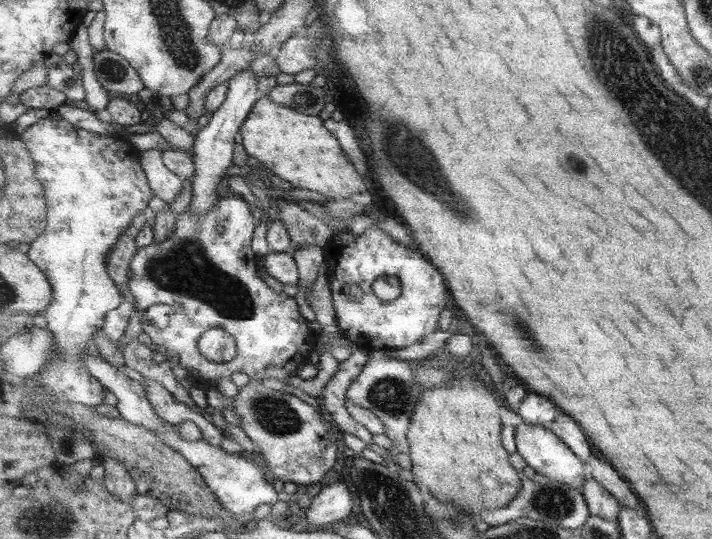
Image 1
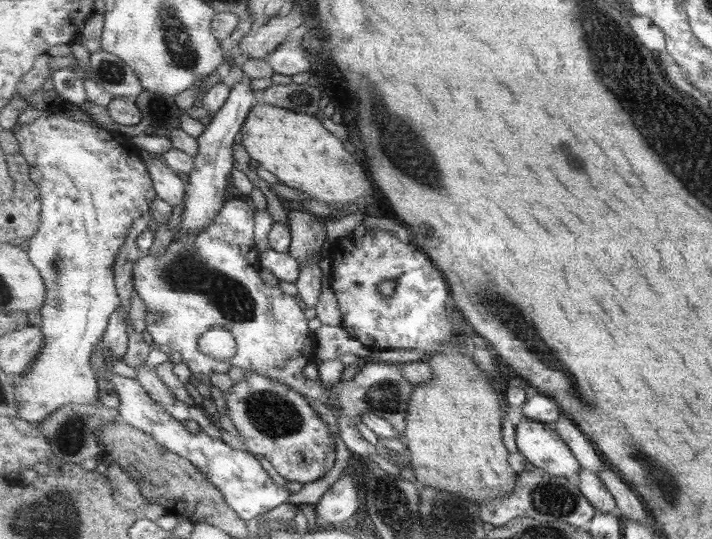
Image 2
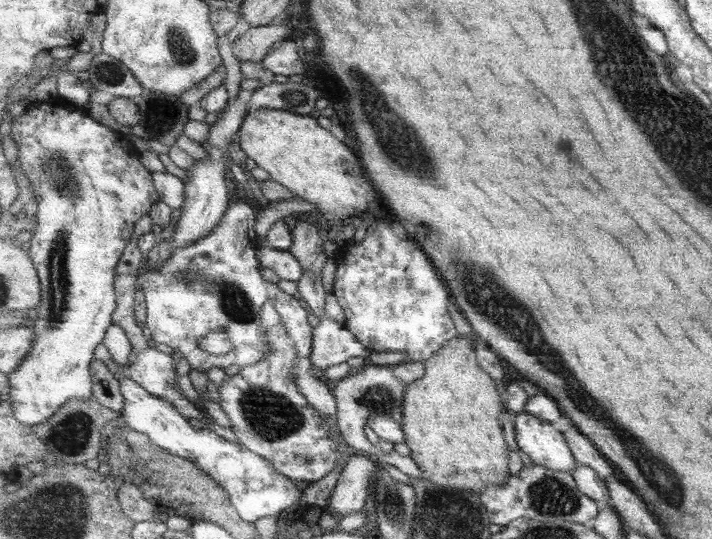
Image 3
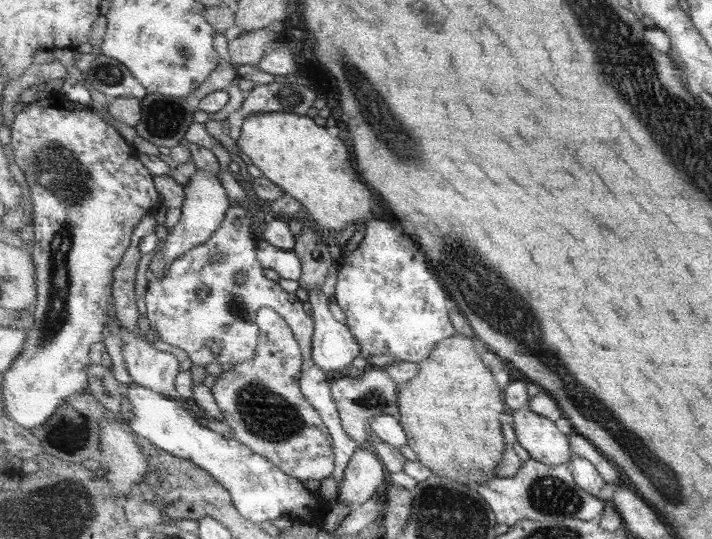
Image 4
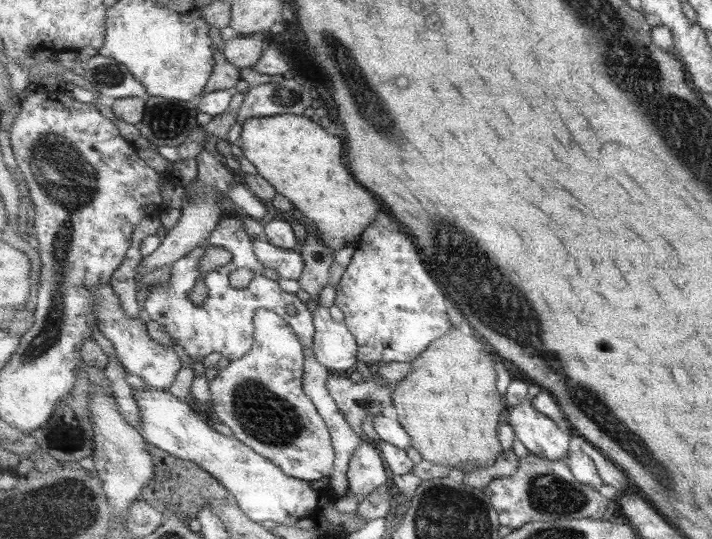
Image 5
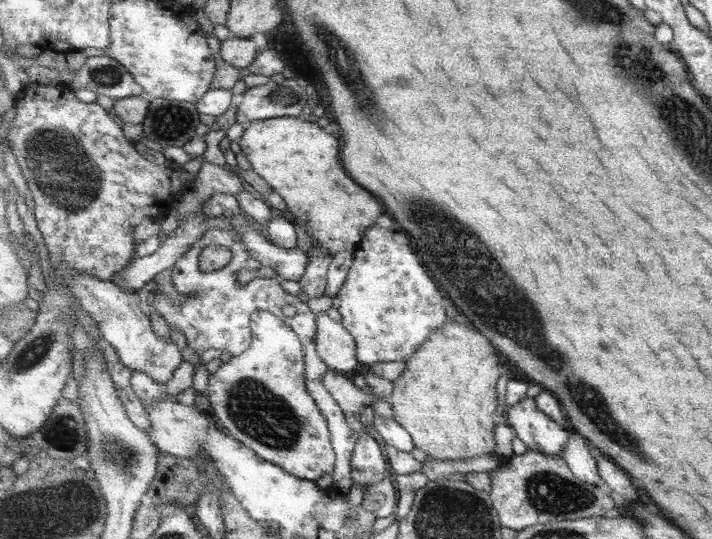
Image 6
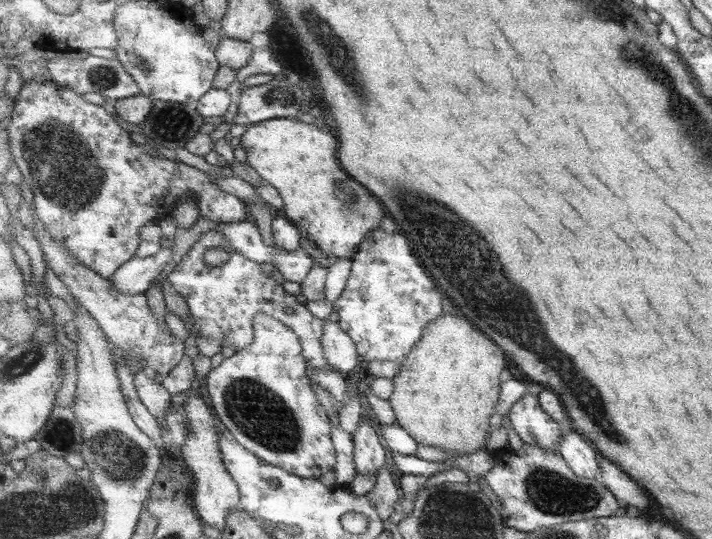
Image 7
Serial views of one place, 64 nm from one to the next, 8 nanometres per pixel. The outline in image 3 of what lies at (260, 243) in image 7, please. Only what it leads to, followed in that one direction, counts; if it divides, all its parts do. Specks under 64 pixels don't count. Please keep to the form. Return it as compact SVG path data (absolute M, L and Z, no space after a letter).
M266 242L258 247L258 257L262 266L270 268L279 278L292 280L296 283L301 280L303 274L302 264L291 251L273 248Z

